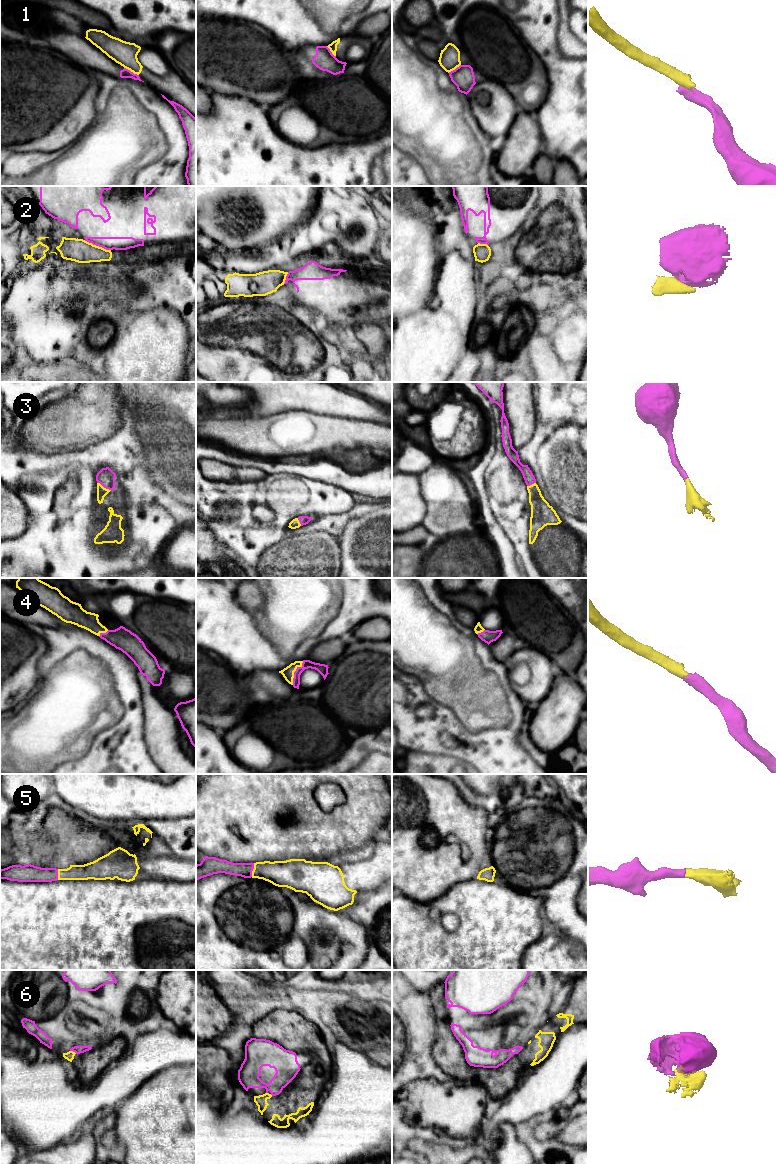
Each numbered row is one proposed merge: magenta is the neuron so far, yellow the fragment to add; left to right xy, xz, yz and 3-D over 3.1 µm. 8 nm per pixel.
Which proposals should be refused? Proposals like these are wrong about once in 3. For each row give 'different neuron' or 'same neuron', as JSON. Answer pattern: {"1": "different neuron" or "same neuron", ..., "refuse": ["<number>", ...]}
{"1": "different neuron", "2": "different neuron", "3": "same neuron", "4": "same neuron", "5": "same neuron", "6": "different neuron", "refuse": ["1", "2", "6"]}

